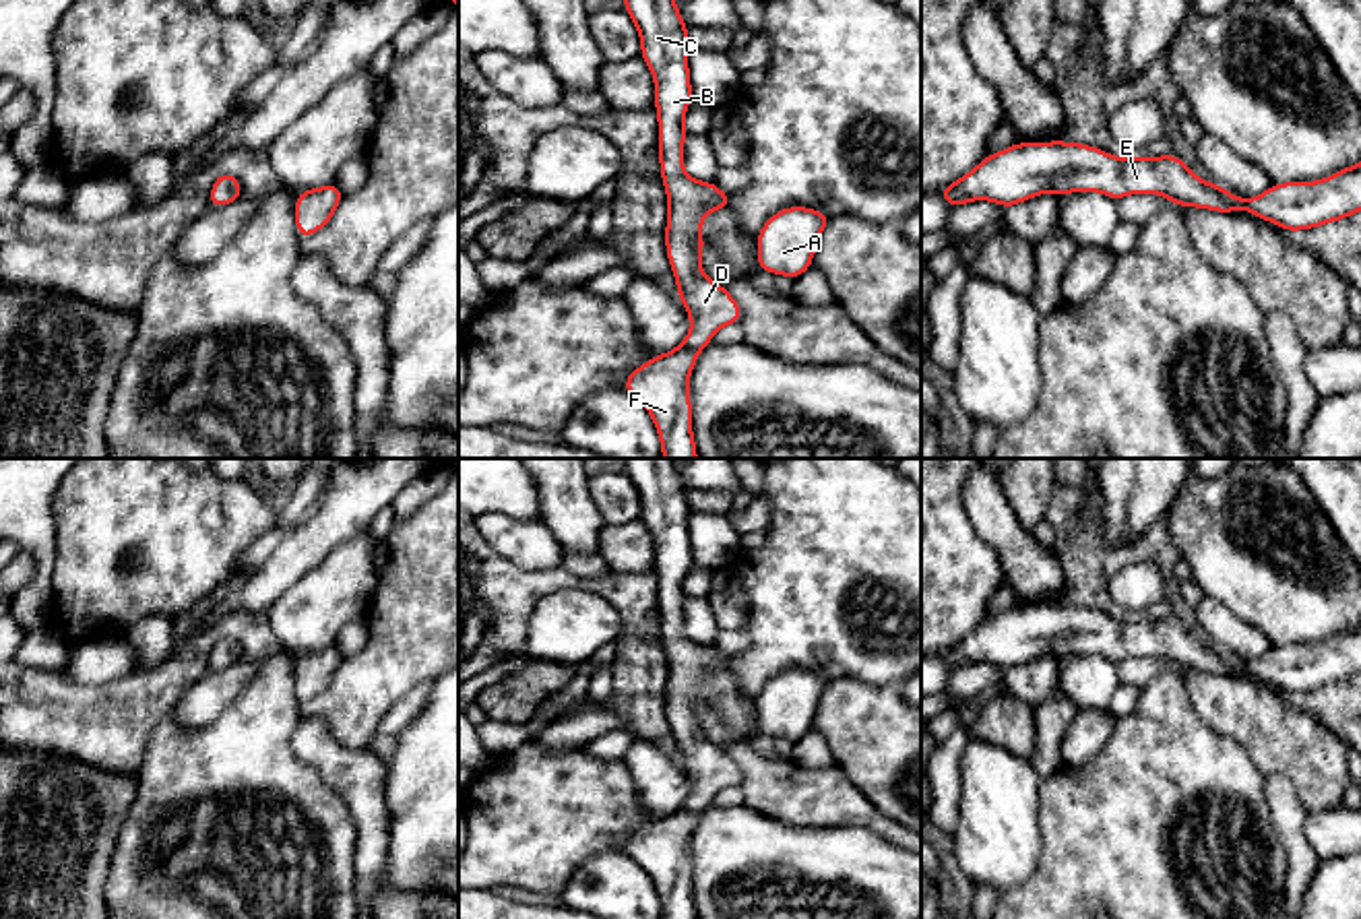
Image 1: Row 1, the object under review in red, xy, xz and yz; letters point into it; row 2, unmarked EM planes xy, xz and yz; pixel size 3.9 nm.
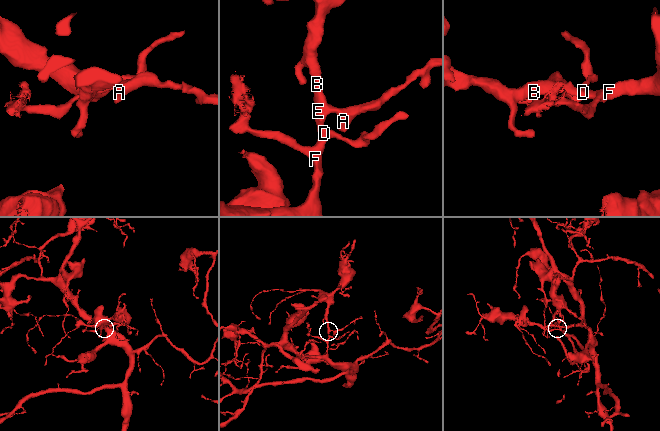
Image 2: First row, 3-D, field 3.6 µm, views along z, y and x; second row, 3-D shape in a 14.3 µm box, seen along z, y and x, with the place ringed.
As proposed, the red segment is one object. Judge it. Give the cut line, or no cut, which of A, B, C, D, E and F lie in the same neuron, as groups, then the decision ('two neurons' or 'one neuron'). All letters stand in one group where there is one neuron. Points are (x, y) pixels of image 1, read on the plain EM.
cut none; groups A B C D E F; one neuron

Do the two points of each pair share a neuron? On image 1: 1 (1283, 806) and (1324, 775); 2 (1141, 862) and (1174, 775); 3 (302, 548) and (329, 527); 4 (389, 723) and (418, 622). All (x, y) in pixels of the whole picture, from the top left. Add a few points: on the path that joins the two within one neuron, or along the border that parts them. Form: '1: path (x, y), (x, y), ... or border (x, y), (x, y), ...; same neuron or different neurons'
1: border (1267, 775), (1283, 775), (1308, 812); different neurons
2: path (1161, 841), (1167, 796); same neuron
3: path (308, 544), (323, 529); same neuron
4: border (430, 682), (405, 692), (376, 732); different neurons

